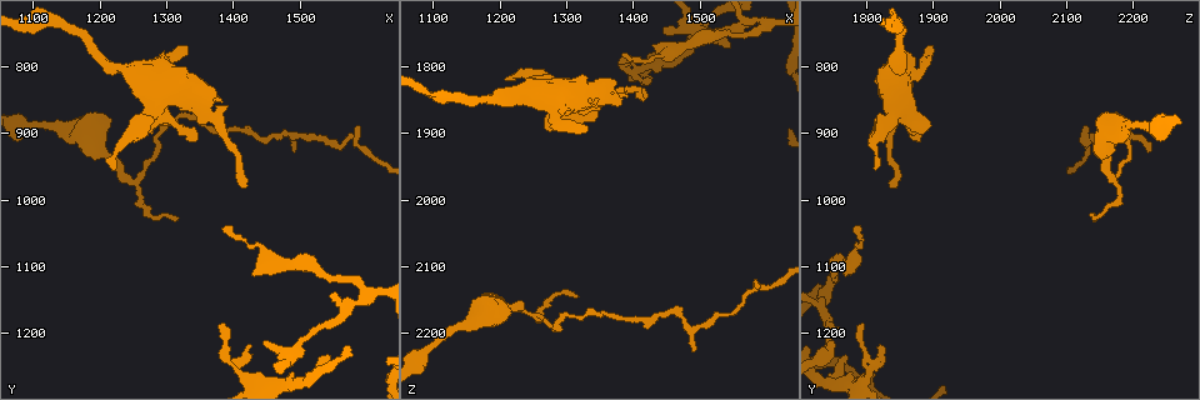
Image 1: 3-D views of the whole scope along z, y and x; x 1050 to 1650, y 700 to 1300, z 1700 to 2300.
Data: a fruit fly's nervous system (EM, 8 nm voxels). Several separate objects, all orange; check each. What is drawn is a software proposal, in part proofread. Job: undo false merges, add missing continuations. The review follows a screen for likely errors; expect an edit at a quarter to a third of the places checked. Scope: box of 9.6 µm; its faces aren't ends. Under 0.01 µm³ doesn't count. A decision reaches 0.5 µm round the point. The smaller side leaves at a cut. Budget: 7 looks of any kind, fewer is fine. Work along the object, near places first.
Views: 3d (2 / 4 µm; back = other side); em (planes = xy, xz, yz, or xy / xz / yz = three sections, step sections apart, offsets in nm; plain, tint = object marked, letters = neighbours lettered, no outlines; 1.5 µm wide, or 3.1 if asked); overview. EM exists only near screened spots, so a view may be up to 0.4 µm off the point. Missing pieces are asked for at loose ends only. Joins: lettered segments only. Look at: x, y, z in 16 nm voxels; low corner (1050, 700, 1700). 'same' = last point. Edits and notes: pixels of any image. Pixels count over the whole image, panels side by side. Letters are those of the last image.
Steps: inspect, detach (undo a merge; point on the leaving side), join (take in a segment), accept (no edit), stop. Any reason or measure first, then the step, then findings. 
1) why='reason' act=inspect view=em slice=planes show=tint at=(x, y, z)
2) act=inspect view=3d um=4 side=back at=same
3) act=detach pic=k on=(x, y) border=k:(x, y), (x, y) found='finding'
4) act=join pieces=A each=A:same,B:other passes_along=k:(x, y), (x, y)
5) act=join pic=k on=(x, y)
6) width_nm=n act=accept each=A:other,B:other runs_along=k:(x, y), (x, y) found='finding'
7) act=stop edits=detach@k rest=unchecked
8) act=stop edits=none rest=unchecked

why='branch stops here' act=inspect view=em slice=planes show=tint at=(1350, 905, 1870)

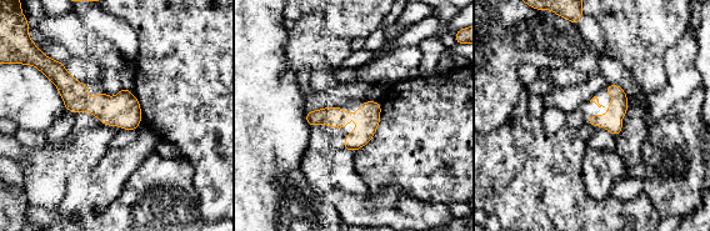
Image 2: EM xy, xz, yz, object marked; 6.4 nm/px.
why='what lies round it' act=inspect view=em slice=planes show=letters at=same

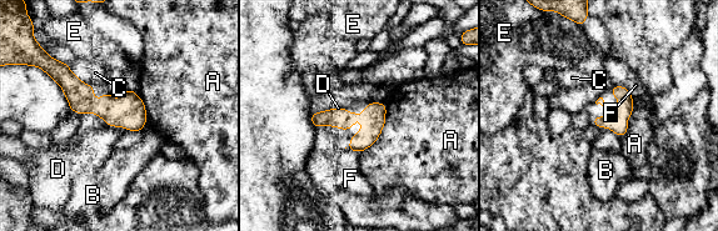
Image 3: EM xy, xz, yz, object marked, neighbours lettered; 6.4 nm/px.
longest_contact=A:360nm act=accept each=A:other,B:other,C:other,D:other,E:other,F:other runs_along=3:(382, 108), (370, 117), (317, 119) found='none of them fits'

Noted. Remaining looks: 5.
why='an open end' act=inspect view=em slice=planes show=plain at=(1220, 955, 1810)

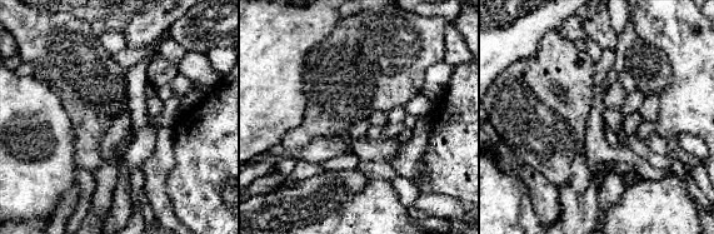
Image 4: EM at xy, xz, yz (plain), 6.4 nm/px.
why='what lies round it' act=inspect view=em slice=planes show=letters at=same

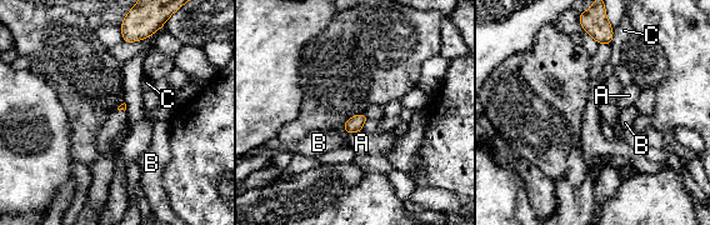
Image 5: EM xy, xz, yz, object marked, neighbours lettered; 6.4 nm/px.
act=accept each=A:other,B:other,C:other border=5:(361, 129), (345, 134) found='no lettered segment goes on from it'

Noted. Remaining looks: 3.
why='branch stops here' act=inspect view=3d um=2 at=(1390, 1040, 1780)

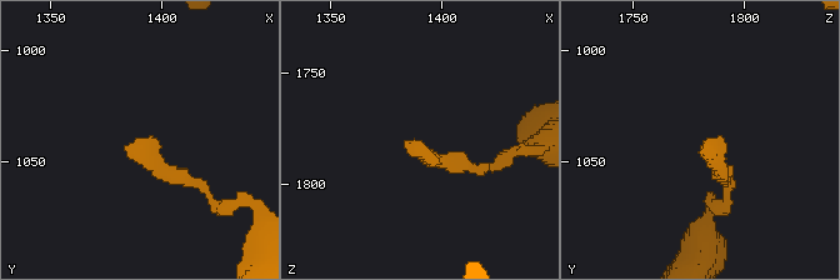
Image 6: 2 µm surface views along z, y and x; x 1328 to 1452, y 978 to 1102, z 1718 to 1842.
act=inspect view=em slice=xz step=4 show=letters at=(1386, 1042, 1778)

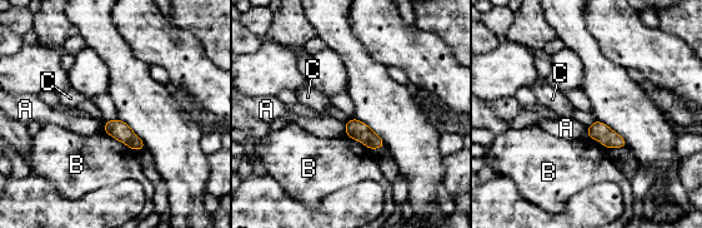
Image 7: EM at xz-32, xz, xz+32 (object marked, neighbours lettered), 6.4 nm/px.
width_nm=120 act=accept each=A:other,B:other,C:other border=7:(104, 130), (133, 149) found='no lettered segment goes on from it'

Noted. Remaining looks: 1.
act=stop edits=none rest=unchecked

